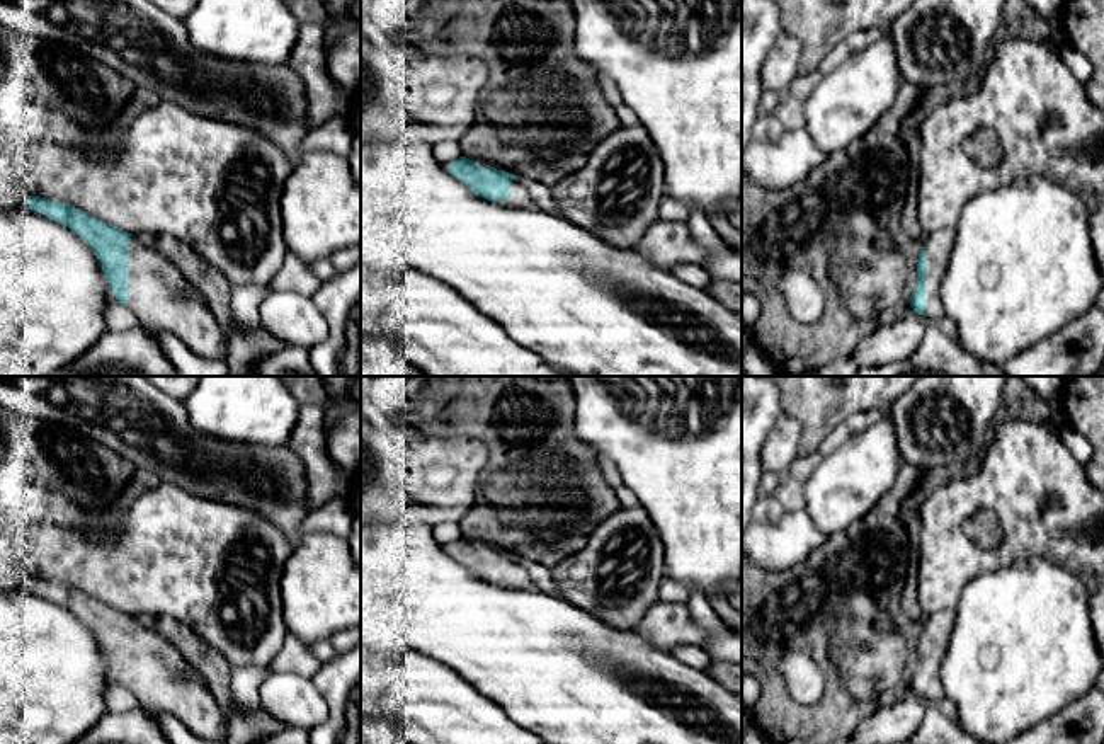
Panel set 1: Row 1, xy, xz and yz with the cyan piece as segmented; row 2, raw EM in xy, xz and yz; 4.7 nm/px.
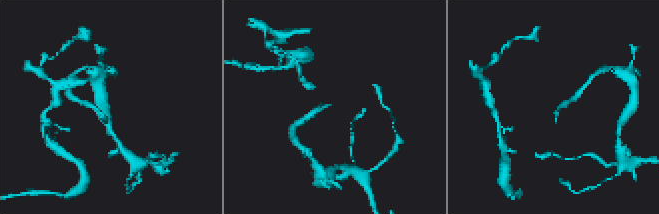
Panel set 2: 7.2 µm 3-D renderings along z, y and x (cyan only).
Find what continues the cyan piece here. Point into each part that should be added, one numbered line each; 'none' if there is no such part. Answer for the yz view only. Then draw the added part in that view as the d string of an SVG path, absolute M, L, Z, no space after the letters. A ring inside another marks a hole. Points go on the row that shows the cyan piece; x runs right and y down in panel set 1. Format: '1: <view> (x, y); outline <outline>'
1: yz (938, 246); outline M941 228L924 237L925 247L925 317L944 318L946 313L939 298L939 284L954 242L953 228Z

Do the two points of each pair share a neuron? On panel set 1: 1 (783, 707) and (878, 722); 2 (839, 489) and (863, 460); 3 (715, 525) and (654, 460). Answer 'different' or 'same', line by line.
1: different
2: same
3: same

